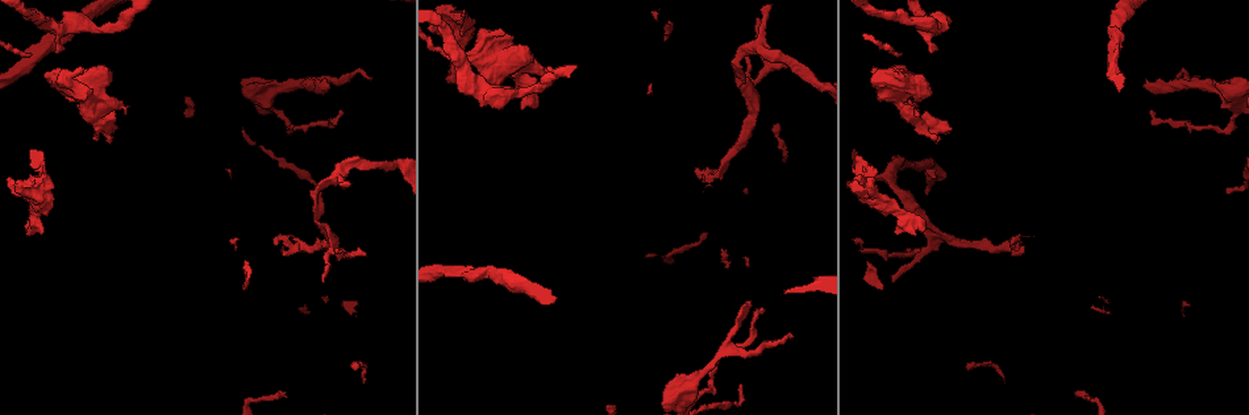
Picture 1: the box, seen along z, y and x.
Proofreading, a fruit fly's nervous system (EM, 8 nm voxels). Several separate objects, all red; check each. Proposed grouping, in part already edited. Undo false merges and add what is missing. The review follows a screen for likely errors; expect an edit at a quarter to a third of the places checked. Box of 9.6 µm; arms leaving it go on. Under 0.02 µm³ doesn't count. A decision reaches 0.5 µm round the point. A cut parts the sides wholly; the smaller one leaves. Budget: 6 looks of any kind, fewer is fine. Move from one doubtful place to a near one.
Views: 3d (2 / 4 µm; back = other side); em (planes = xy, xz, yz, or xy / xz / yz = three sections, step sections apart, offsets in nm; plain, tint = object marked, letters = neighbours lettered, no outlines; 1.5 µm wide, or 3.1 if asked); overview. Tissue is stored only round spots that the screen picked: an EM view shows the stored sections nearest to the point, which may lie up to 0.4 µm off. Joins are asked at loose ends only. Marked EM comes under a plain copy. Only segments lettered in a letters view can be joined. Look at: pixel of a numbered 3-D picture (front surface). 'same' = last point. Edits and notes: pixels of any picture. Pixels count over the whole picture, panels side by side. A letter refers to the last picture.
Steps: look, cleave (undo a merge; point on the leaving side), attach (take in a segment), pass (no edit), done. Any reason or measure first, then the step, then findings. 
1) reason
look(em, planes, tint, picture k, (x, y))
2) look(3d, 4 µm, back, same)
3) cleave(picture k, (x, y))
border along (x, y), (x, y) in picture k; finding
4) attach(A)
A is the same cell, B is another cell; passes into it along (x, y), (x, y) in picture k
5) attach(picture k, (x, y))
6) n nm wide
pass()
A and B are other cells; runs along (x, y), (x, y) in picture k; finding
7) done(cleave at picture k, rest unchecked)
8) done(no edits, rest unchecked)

tapers out
look(em, xz, step 8, letters, picture 1, (751, 304))

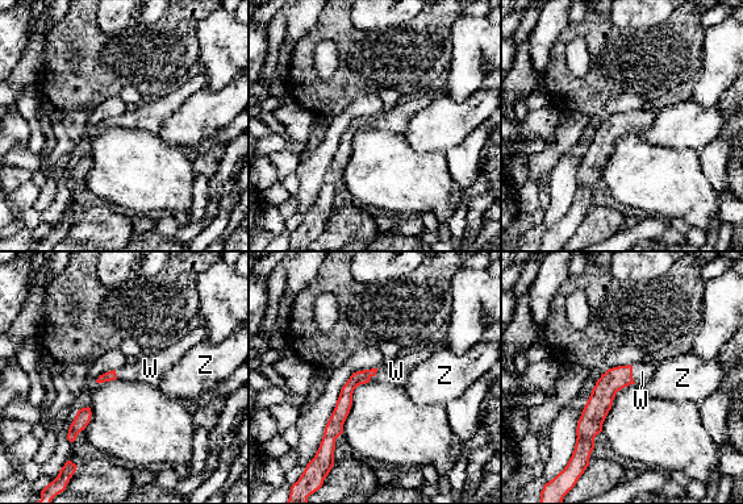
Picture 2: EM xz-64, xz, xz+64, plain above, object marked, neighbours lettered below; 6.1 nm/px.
look(em, planes, letters, same)

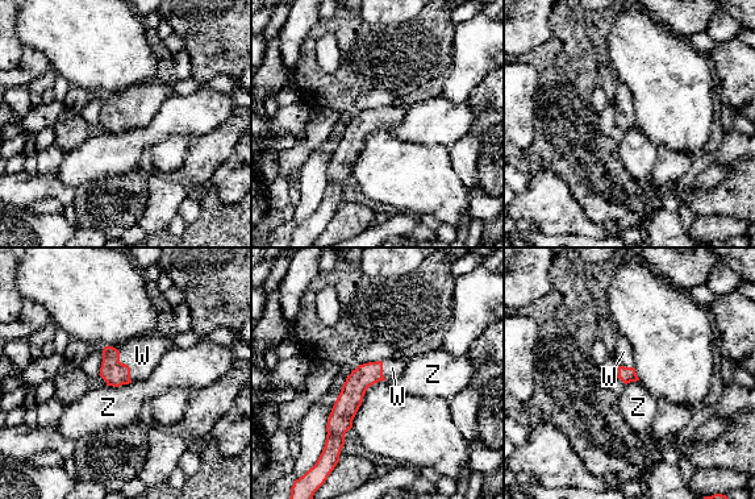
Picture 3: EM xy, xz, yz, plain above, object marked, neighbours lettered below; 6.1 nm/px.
attach(W)
W is the same cell, Z is another cell; it goes on there

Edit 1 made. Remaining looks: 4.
look(3d, 4 µm, picture 1, (873, 66))

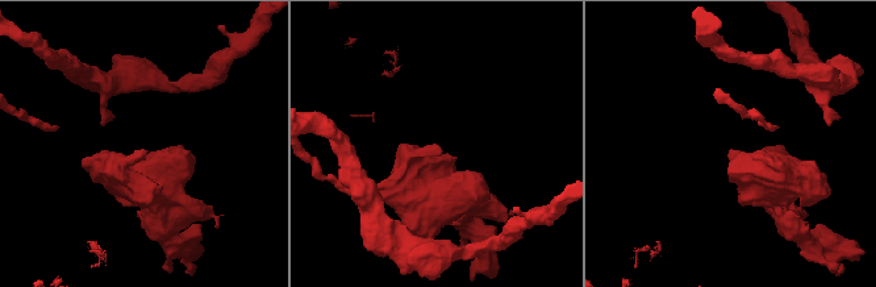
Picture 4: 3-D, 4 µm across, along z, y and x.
now the EM
look(em, yz, step 4, letters, picture 4, (736, 152))

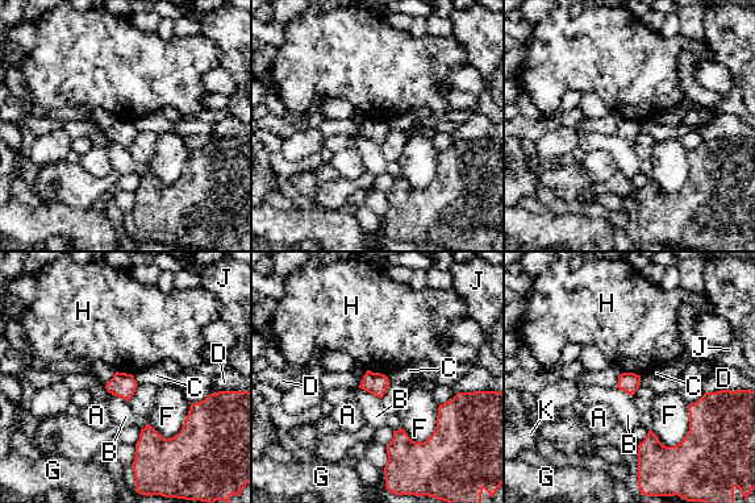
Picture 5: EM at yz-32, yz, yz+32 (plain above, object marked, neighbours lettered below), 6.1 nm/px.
another direction
look(em, planes, letters, same)

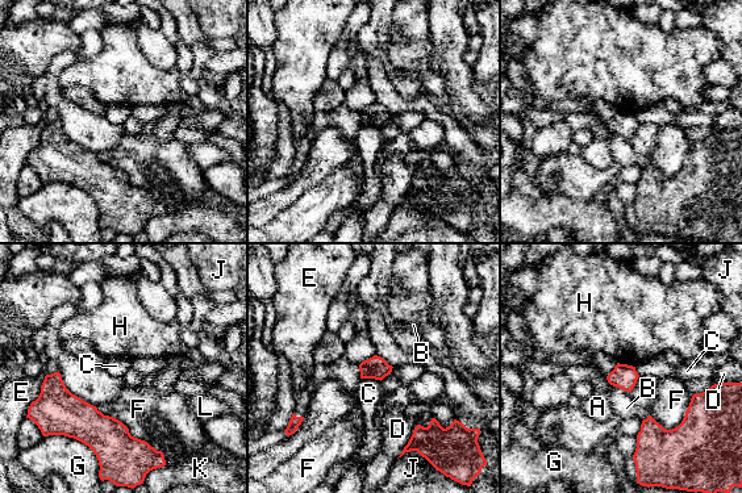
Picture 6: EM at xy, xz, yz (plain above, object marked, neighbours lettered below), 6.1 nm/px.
pass()
A, B, C, D, E, F, G, H, J, K and L are other cells; border along (617, 362), (634, 367) in picture 6; no lettered segment goes on from it

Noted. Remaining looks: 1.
done(attach at picture 3, rest unchecked)

